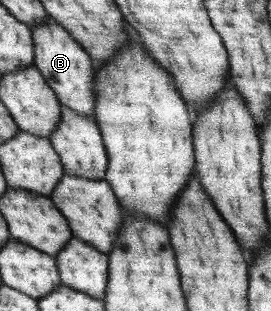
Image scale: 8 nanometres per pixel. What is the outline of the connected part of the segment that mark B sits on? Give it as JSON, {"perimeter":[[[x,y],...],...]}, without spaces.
{"perimeter":[[[46,18],[41,24],[29,26],[33,39],[33,64],[47,86],[55,94],[59,105],[71,109],[73,113],[81,114],[87,119],[93,119],[93,70],[91,70],[91,60],[87,54],[81,50],[81,46],[71,35],[65,32],[51,18]]]}

